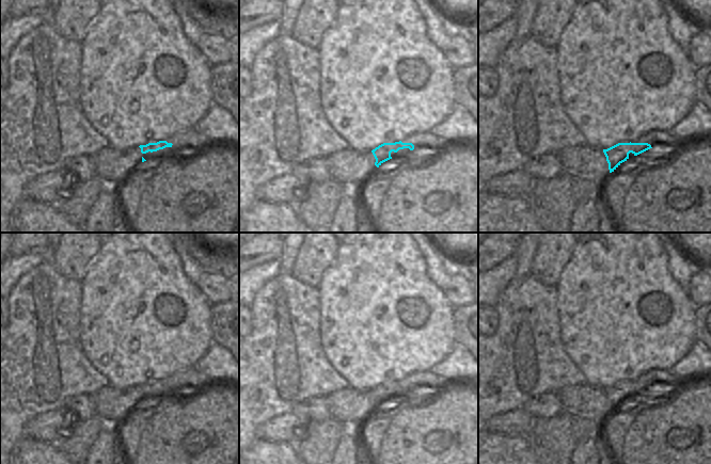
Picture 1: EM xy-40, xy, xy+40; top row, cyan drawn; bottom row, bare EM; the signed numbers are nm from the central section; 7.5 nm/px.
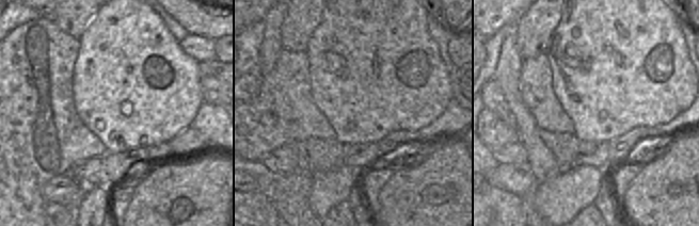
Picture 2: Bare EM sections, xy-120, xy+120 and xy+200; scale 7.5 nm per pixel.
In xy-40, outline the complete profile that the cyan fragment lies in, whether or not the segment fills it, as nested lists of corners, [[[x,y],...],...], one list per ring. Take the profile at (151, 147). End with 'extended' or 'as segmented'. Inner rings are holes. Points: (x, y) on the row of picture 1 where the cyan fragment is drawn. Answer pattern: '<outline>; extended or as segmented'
[[[159,141],[157,143],[148,143],[146,145],[140,145],[142,154],[146,154],[148,151],[152,153],[153,158],[161,158],[163,156],[168,156],[173,151],[172,143],[168,143],[167,141]]]; extended

